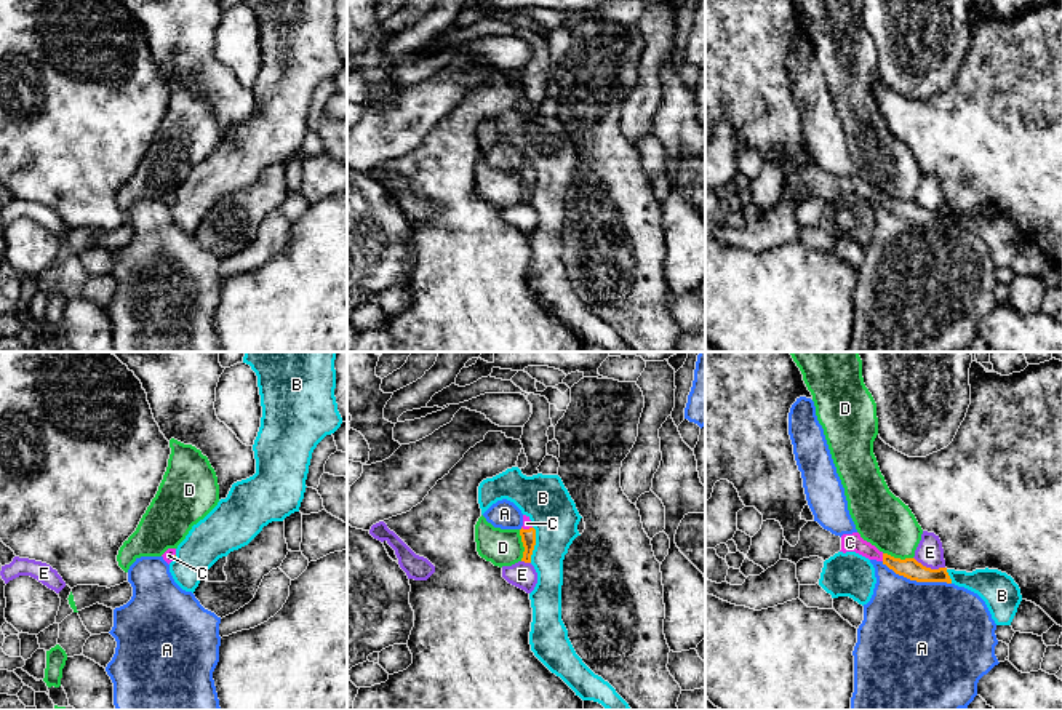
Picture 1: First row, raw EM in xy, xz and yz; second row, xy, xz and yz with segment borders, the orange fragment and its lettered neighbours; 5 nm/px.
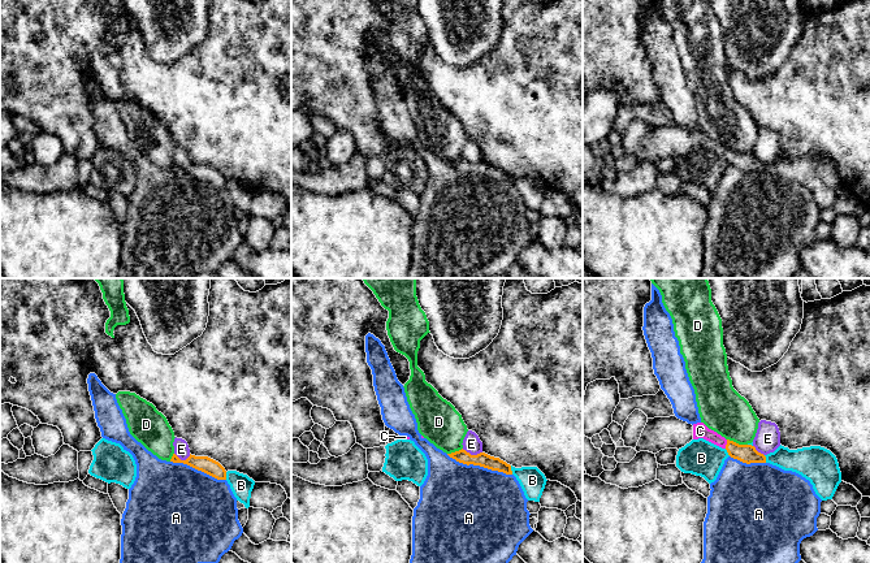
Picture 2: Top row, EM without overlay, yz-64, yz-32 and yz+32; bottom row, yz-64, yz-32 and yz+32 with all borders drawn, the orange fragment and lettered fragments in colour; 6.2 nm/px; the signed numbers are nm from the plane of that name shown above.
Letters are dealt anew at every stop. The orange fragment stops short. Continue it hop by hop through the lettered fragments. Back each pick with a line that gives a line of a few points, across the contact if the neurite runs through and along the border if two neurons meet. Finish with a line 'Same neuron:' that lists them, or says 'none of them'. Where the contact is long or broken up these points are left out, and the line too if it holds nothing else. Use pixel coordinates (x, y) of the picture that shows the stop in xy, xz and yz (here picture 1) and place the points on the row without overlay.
C: Line: yz (910, 210), (902, 210), (883, 199), (850, 184)
Same neuron: C

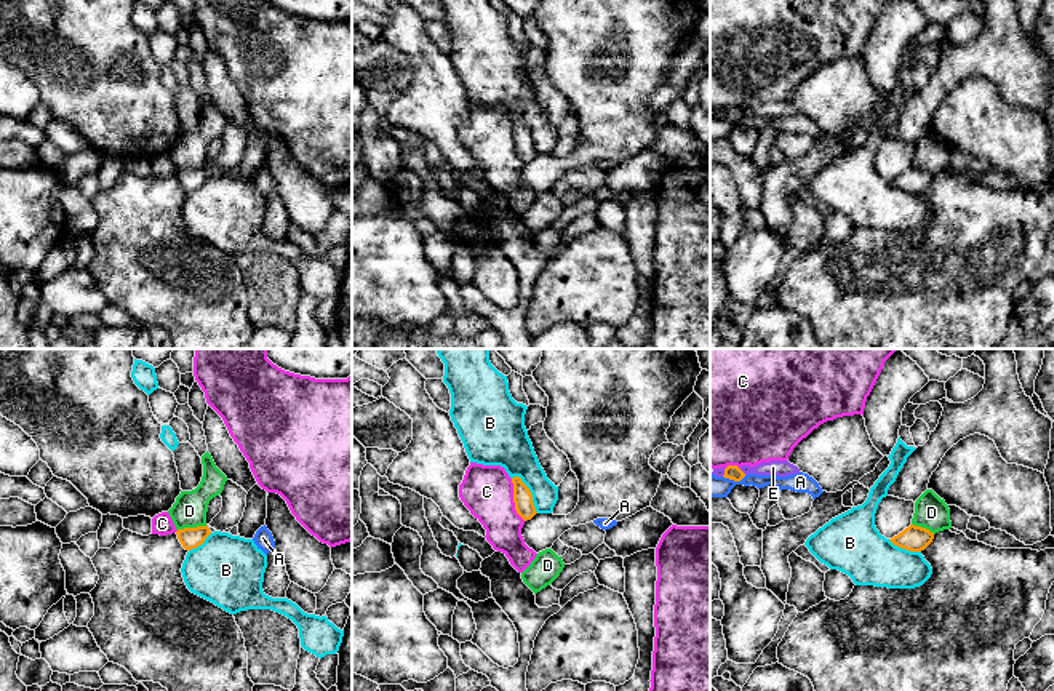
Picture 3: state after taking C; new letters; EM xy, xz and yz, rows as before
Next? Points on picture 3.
Same neuron: none of them

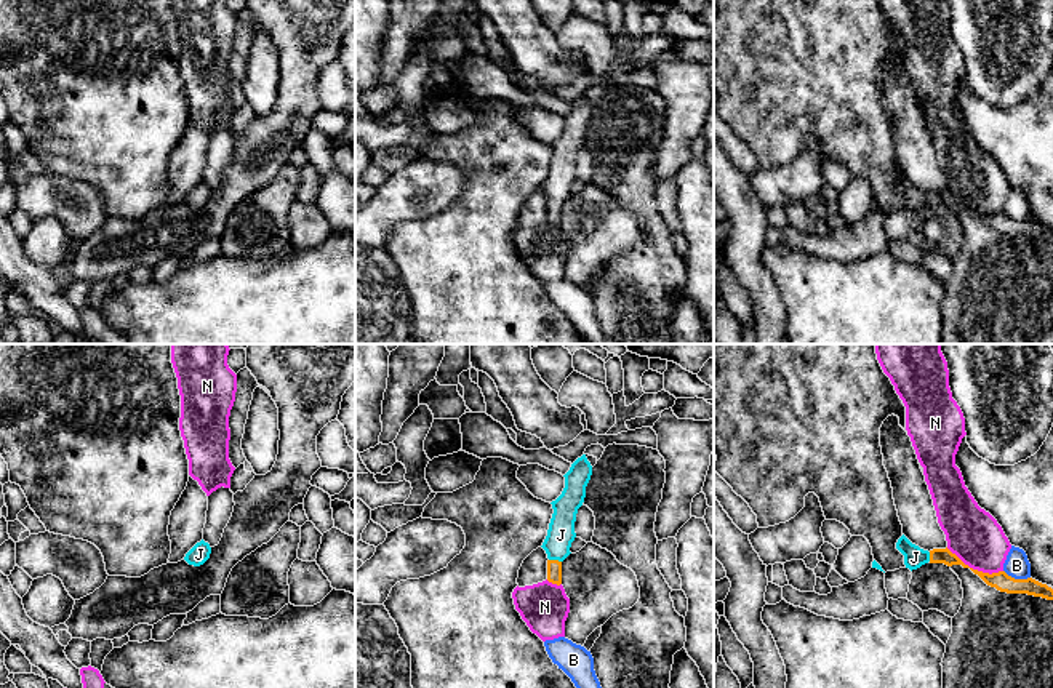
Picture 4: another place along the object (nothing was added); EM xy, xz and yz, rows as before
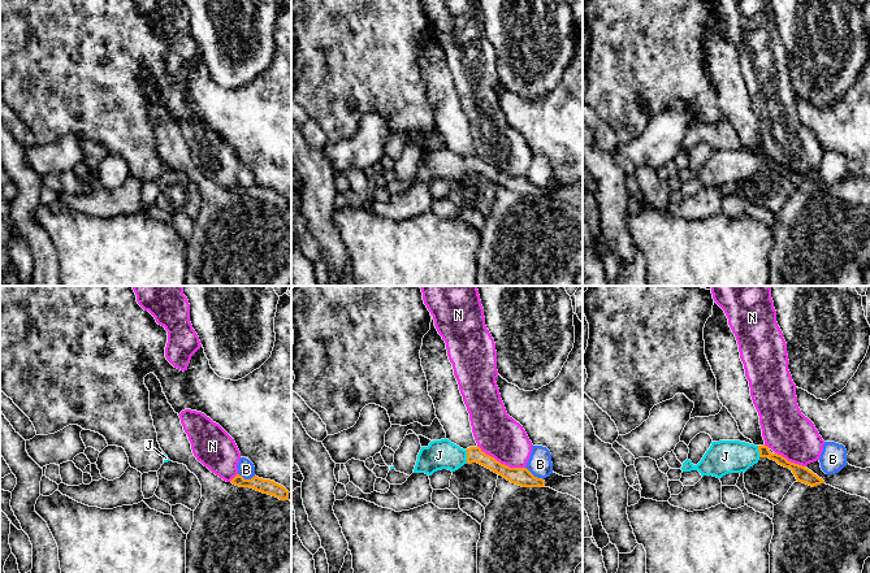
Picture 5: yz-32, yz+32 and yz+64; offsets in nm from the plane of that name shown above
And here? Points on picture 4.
Same neuron: J

